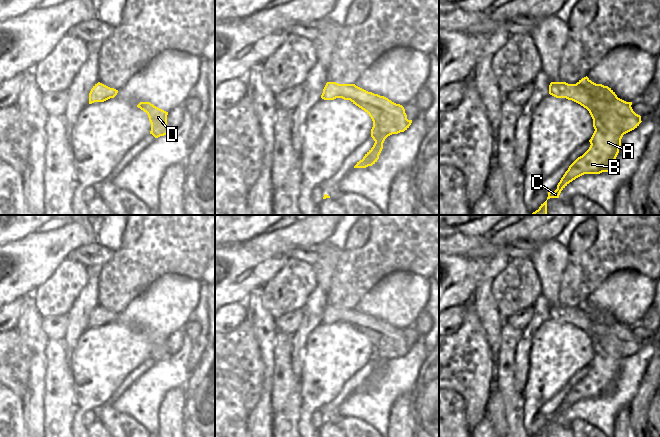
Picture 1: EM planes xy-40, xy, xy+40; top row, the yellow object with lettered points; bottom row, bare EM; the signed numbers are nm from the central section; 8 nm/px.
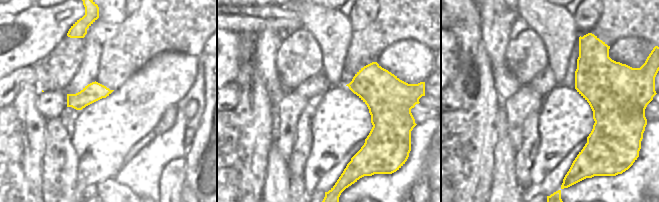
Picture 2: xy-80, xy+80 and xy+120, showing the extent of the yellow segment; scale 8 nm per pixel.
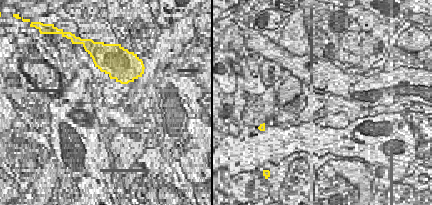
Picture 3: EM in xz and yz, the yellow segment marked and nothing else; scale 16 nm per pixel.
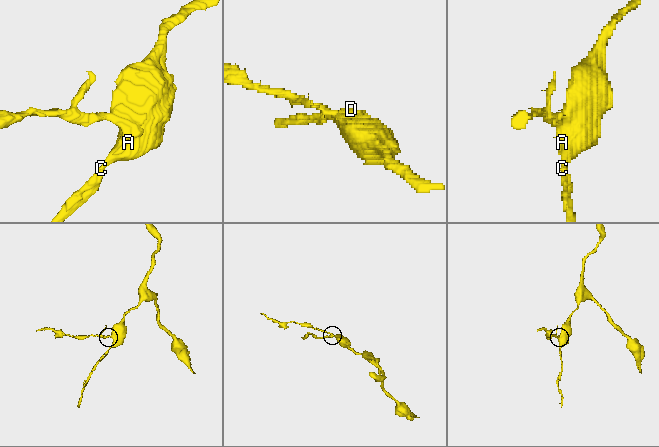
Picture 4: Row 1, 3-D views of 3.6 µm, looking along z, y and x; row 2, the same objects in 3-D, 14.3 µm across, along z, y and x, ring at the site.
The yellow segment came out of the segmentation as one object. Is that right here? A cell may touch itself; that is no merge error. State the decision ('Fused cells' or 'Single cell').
Single cell.

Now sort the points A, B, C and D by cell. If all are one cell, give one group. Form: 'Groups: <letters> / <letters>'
Groups: A B C D.

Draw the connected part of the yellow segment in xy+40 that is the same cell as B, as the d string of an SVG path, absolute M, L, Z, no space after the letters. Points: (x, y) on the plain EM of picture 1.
M587 300L579 304L576 308L551 306L549 309L549 318L556 322L572 324L586 332L593 343L595 355L589 364L591 368L589 373L569 390L558 407L557 413L554 416L548 416L547 424L550 422L559 422L561 415L570 406L584 398L610 396L615 391L615 383L619 377L623 359L637 352L642 346L641 340L633 335L631 331L632 326L626 326L618 322L611 312L592 306Z

